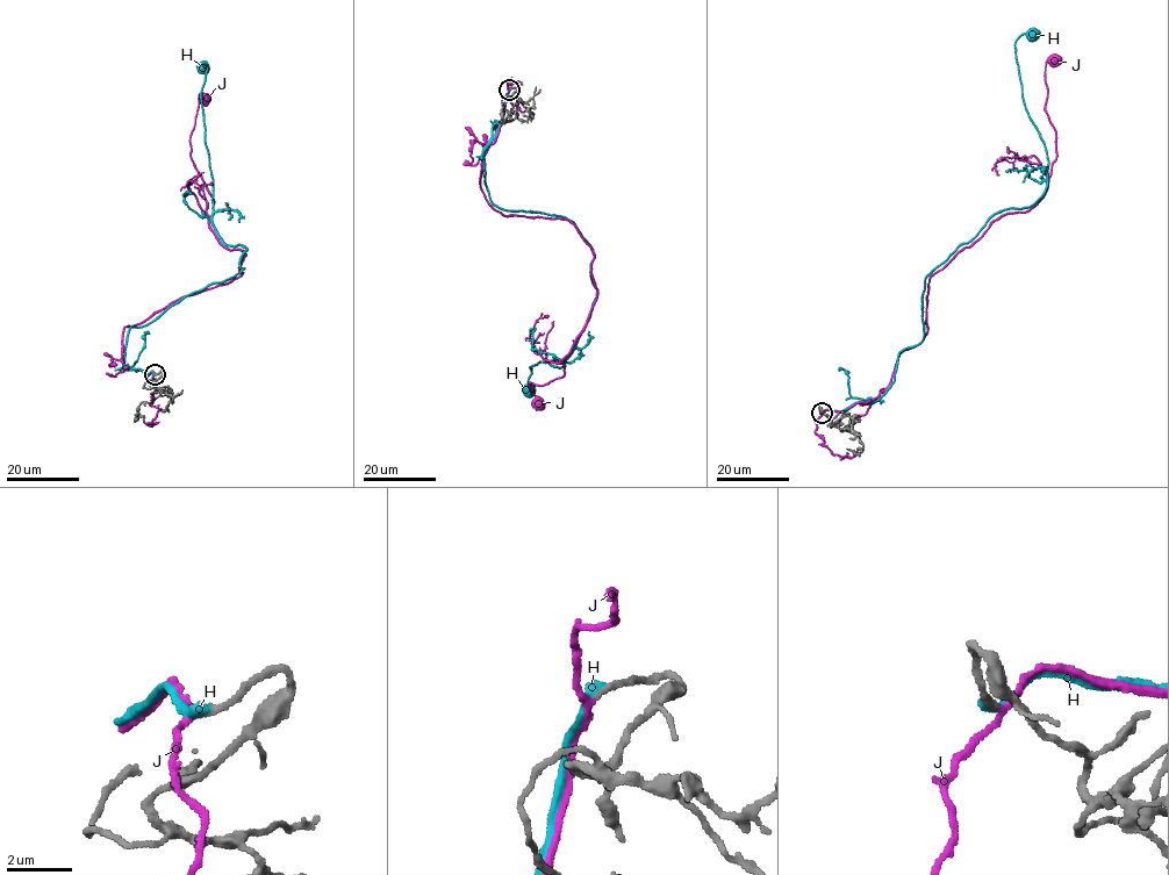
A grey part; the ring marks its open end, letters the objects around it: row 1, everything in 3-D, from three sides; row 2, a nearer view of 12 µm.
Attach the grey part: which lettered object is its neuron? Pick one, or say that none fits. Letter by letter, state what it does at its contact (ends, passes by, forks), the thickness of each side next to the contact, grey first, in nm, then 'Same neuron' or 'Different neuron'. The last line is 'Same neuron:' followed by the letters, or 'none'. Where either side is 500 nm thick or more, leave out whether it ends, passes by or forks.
H: It ends there. Thickness 240 nm (grey) against 320 nm. Different neuron
J: It passes by. Thickness 220 nm (grey) against 180 nm. Same neuron
Same neuron: J

